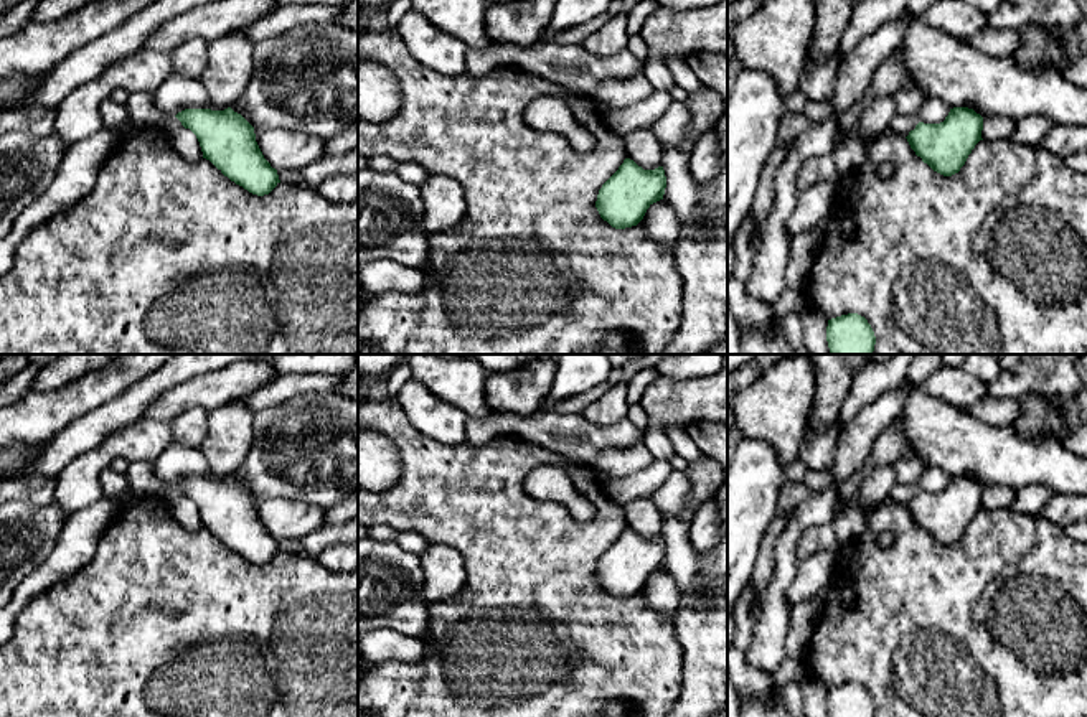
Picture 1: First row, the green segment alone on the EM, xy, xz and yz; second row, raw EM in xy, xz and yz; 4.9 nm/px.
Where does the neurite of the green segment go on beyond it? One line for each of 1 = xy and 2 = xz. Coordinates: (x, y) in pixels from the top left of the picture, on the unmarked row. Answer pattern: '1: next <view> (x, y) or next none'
1: next none
2: next none

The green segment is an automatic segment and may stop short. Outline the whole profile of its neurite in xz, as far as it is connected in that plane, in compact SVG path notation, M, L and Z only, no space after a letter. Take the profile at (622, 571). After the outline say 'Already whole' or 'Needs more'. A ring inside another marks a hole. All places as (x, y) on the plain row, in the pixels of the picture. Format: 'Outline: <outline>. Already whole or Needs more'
Outline: M625 527L619 539L602 554L595 577L615 598L637 595L647 579L663 569L666 546L663 536L643 539Z. Already whole

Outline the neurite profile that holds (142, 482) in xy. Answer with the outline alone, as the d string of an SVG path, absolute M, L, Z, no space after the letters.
M130 462L125 478L135 496L168 496L167 486L155 475L155 462Z

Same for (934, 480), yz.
M925 466L917 486L924 493L940 493L945 490L950 478L952 476L939 466Z

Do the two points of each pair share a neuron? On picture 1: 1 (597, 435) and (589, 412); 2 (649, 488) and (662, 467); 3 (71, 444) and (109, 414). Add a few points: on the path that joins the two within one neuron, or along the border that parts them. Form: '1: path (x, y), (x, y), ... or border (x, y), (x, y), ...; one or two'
1: border (579, 414), (597, 424), (616, 424), (625, 419); two
2: path (649, 483), (657, 472); one
3: path (81, 435), (99, 424); one

